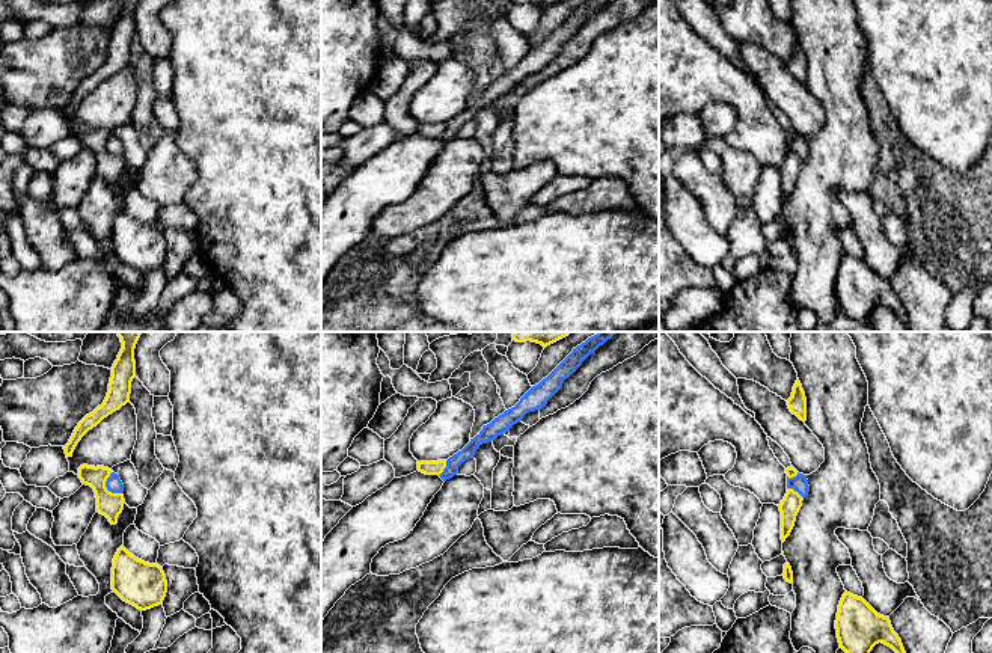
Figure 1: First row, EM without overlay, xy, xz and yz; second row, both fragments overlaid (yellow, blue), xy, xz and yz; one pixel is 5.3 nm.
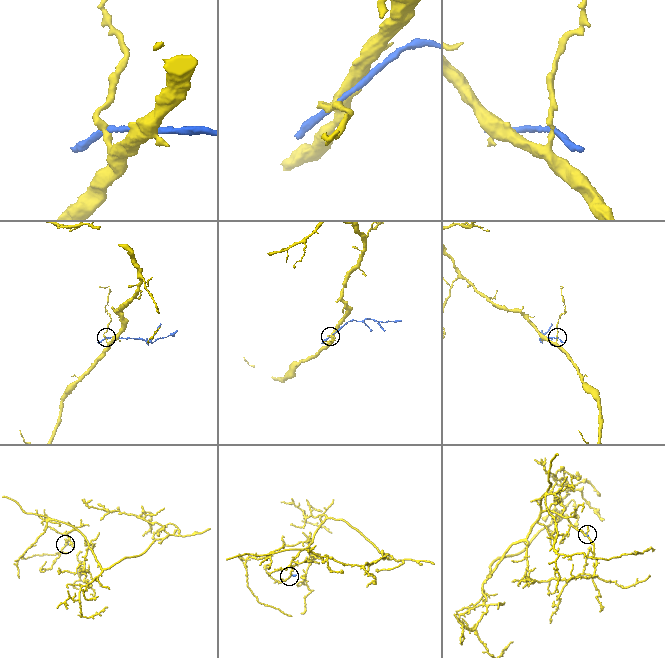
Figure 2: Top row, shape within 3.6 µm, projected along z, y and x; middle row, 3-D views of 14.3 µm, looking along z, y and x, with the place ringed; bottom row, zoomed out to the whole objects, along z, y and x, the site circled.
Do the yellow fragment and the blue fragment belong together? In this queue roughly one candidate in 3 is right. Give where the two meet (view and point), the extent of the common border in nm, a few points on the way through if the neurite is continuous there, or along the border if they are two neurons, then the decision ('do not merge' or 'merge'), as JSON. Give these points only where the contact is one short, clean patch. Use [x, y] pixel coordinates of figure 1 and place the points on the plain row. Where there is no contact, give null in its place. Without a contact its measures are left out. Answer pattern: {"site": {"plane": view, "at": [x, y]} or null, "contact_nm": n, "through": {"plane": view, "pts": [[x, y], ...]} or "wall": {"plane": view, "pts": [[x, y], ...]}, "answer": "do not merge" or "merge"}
{"site": {"plane": "xy", "at": [106, 150]}, "contact_nm": 140, "wall": {"plane": "xy", "pts": [[112, 133], [106, 150], [121, 156]]}, "answer": "do not merge"}

